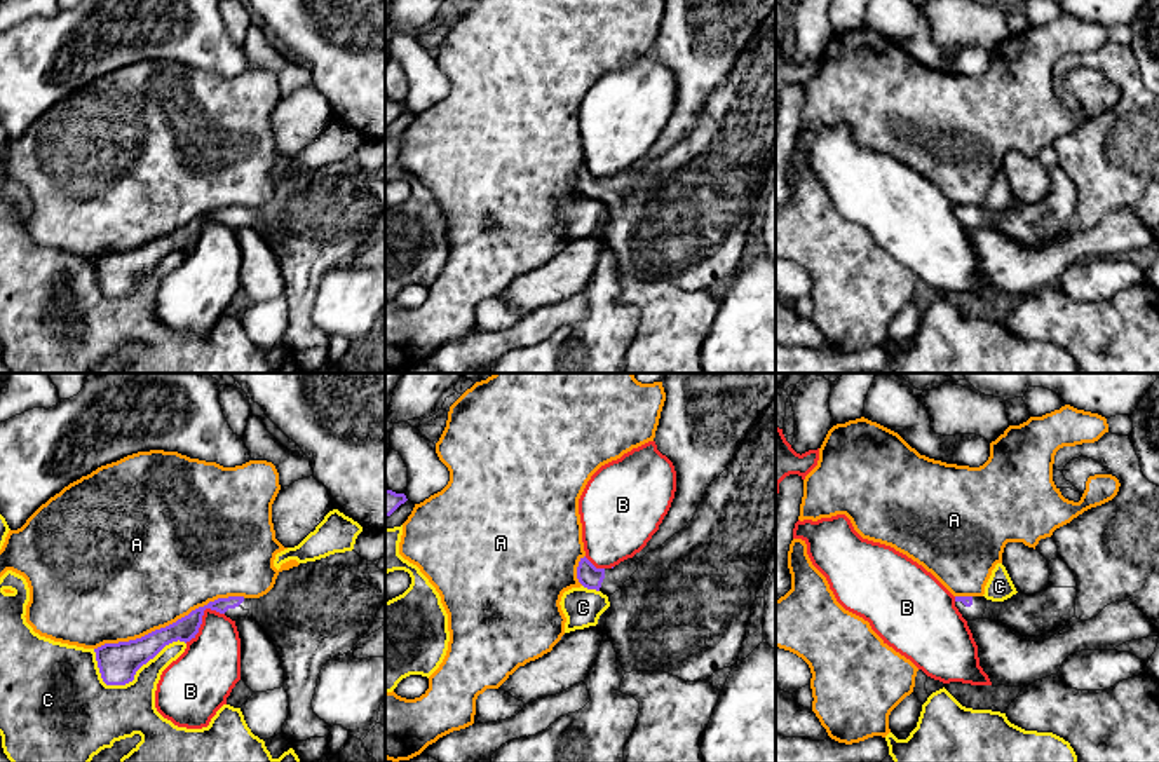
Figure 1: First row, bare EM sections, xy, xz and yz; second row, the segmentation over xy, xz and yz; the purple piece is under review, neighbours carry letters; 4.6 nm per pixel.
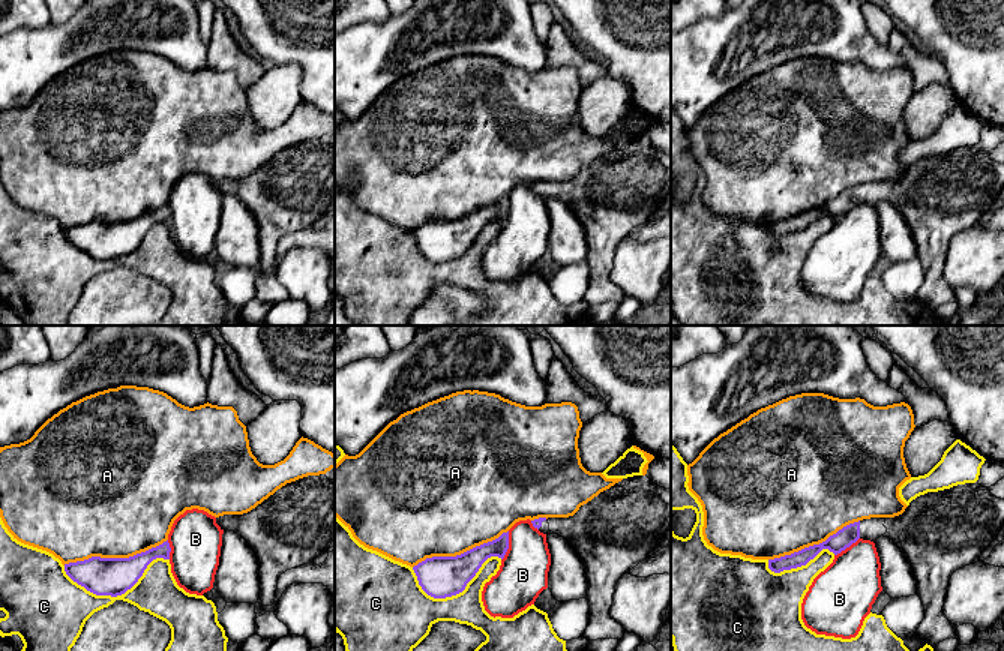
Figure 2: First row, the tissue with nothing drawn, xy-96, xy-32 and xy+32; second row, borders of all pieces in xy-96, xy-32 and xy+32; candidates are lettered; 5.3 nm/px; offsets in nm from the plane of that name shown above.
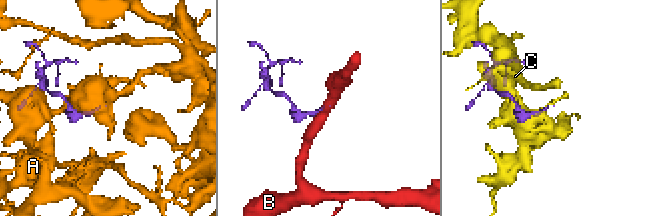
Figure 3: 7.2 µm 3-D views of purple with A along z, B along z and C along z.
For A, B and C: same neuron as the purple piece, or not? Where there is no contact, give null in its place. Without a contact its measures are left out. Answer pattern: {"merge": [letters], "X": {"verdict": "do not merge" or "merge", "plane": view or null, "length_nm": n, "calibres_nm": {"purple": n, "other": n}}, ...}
{"merge": [], "A": {"verdict": "do not merge", "plane": "xy", "length_nm": 750, "calibres_nm": {"purple": 150, "other": 500}}, "B": {"verdict": "do not merge", "plane": "xy", "length_nm": 240, "calibres_nm": {"purple": 110, "other": 280}}, "C": {"verdict": "do not merge", "plane": "xy", "length_nm": 440, "calibres_nm": {"purple": 180, "other": 320}}}

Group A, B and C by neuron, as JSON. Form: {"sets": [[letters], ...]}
{"sets": [["A"], ["B"], ["C"]]}

